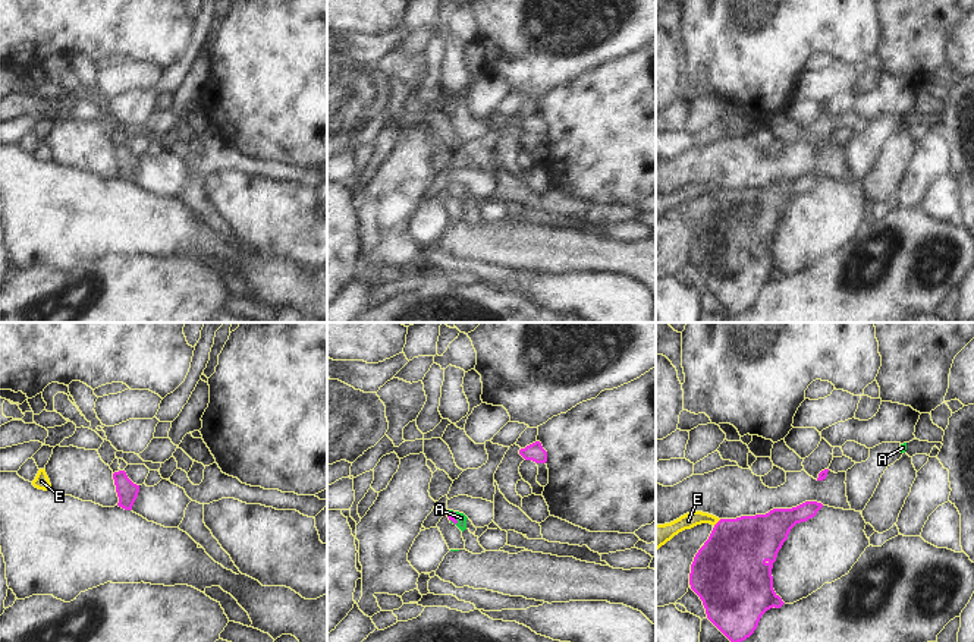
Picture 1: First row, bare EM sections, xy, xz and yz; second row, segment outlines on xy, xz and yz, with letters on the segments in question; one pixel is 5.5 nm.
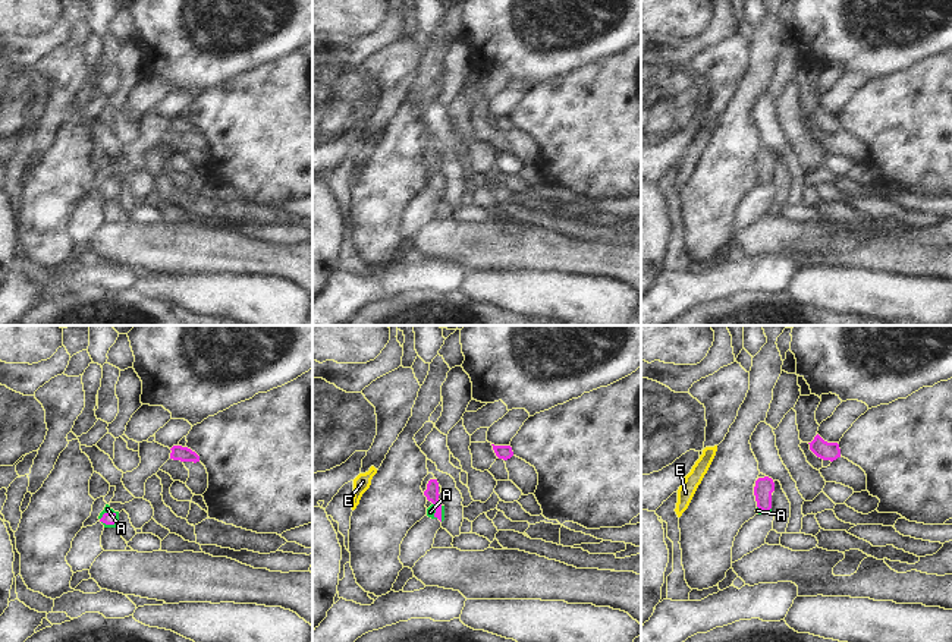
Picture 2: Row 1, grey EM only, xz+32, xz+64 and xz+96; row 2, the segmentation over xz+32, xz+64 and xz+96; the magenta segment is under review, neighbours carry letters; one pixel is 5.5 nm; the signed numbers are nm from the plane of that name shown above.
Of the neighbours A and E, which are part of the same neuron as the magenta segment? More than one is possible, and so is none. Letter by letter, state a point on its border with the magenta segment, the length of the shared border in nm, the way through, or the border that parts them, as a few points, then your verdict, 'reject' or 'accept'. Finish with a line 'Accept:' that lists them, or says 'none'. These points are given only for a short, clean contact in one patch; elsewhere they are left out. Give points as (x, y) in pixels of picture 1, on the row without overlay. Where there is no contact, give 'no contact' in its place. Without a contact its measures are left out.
A: meets magenta in xz at (455, 189); contact 80 nm long; runs through xz (451, 188), (455, 189), (461, 189); accept
E: meets magenta in yz at (718, 194); contact 60 nm long; border along yz (720, 191), (713, 197); reject
Accept: A

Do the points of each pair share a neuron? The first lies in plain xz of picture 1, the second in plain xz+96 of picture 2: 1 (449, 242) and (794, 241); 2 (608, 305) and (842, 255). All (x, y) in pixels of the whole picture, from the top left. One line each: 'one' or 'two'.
1: one
2: two

